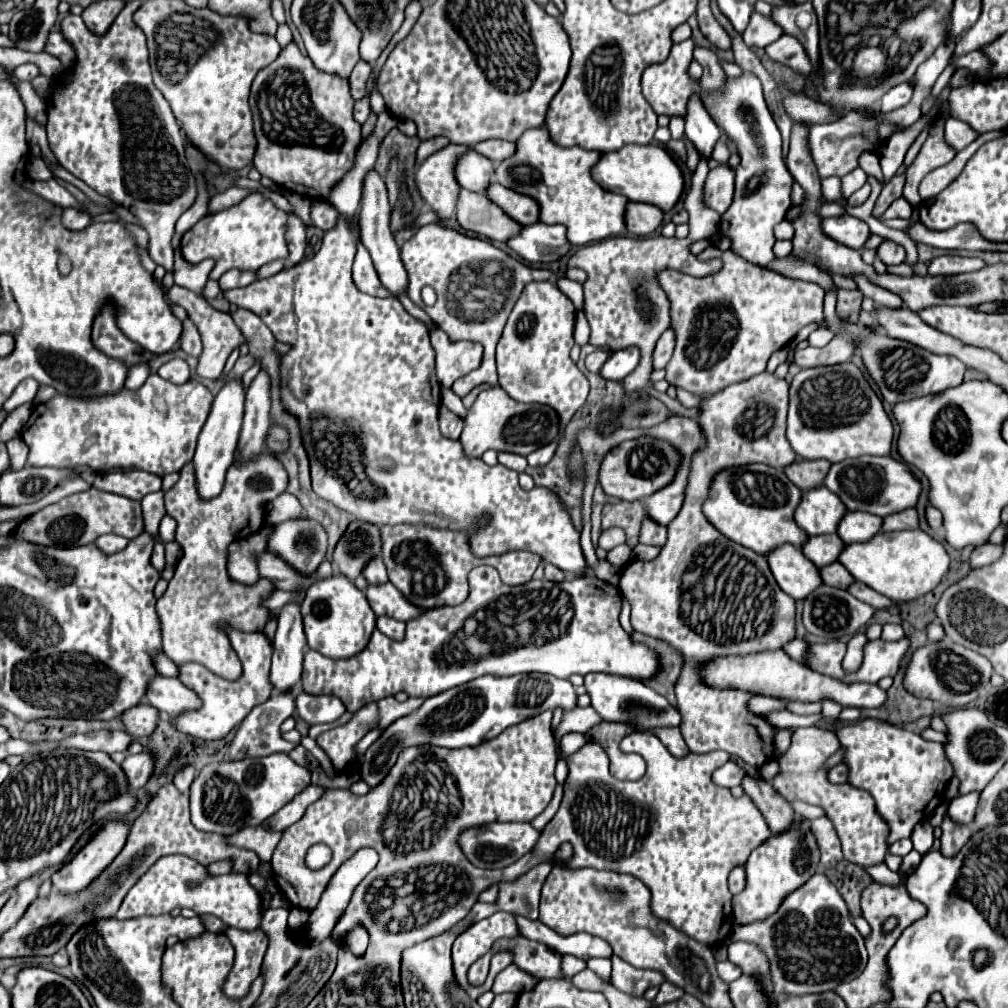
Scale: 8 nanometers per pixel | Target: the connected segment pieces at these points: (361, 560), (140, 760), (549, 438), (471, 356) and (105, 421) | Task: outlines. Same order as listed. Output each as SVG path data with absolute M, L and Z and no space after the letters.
M353 522L339 540L333 552L333 562L337 564L343 576L353 580L361 574L363 566L379 552L381 552L379 530L365 522Z
M143 750L141 754L135 754L135 756L127 754L125 760L121 762L121 766L127 776L127 782L131 784L131 792L135 792L147 784L149 776L153 772L153 756L147 750Z
M493 386L483 390L475 404L471 406L465 428L461 434L461 444L467 456L479 458L485 450L493 448L495 452L513 452L527 456L533 450L553 442L559 436L559 418L557 412L547 408L545 404L519 404L503 392L503 388Z
M441 328L431 330L431 346L437 352L437 378L443 388L451 388L459 376L479 368L483 346L477 342L451 342Z
M151 374L147 382L131 392L123 388L117 394L105 394L95 398L69 398L55 394L49 402L33 408L31 420L23 426L21 438L29 446L29 466L53 466L53 468L71 468L71 466L89 466L97 474L107 474L119 470L145 470L157 476L179 472L185 462L193 458L197 436L209 416L213 394L197 380L185 384L171 384L157 374Z

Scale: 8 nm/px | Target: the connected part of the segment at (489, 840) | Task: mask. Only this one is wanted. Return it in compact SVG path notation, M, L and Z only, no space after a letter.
M495 822L483 824L483 828L467 828L467 832L459 834L459 848L467 856L473 866L479 868L505 868L527 854L535 842L539 840L539 832L527 822Z

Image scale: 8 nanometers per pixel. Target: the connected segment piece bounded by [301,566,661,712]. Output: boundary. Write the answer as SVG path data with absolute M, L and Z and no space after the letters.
M477 566L469 572L469 596L463 604L433 608L423 612L423 616L409 620L403 640L391 640L375 630L369 640L369 648L347 660L331 660L315 650L307 650L301 682L307 694L337 696L343 700L347 712L357 712L367 702L377 702L385 696L397 694L399 690L405 690L409 696L429 698L485 674L513 676L521 672L541 672L555 678L569 678L571 674L585 676L589 672L605 672L649 680L659 672L659 656L647 644L631 640L619 624L619 610L619 590L601 582L593 574L565 582L531 580L521 586L505 586L495 568Z

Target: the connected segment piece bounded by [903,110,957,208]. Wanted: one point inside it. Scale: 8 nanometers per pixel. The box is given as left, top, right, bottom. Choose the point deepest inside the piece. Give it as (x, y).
(935, 152)

